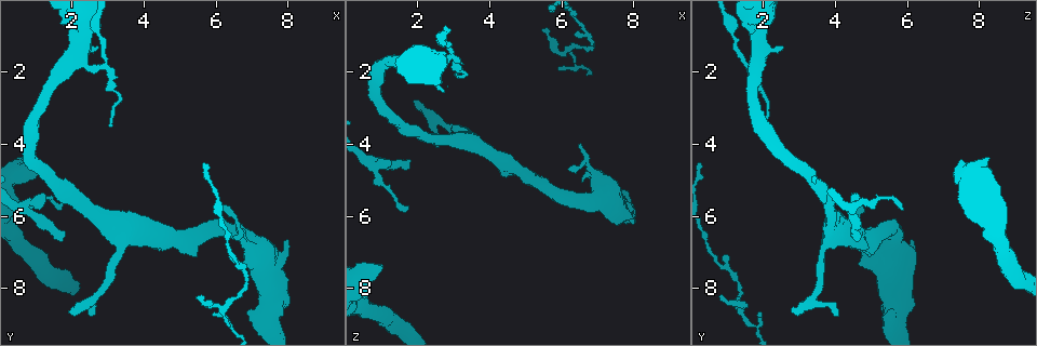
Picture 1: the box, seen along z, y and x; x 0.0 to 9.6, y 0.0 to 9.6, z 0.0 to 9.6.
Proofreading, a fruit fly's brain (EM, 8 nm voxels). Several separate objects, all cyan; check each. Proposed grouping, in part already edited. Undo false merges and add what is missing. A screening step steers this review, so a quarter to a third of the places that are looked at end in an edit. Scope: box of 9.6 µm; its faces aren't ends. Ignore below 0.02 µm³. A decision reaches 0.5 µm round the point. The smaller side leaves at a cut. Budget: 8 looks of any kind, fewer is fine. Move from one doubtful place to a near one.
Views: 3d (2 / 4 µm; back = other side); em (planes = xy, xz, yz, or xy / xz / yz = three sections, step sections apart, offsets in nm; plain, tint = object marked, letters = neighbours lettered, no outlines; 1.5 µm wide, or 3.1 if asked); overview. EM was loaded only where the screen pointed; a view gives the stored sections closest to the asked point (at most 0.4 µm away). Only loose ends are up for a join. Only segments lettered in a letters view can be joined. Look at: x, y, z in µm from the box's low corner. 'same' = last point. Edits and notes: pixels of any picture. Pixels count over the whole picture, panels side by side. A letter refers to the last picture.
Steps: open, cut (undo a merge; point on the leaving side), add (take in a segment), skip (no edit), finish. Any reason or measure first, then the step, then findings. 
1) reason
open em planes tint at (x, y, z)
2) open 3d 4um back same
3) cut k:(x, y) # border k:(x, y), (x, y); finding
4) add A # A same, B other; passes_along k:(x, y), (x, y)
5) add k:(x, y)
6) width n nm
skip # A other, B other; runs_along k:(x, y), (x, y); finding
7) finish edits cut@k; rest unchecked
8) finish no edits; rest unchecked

free end
open 3d 2um at (1.70, 6.60, 4.60)

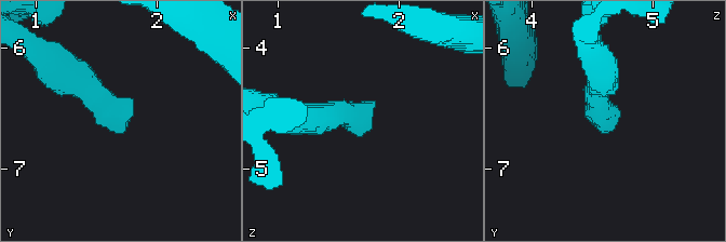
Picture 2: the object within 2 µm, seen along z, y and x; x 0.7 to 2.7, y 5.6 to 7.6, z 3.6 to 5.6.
open em xz step 4 tint at (1.74, 6.66, 4.62)

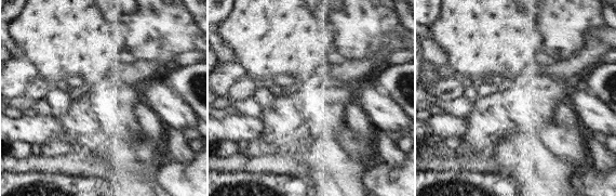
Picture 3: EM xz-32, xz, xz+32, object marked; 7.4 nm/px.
cut it another way
open em planes letters same

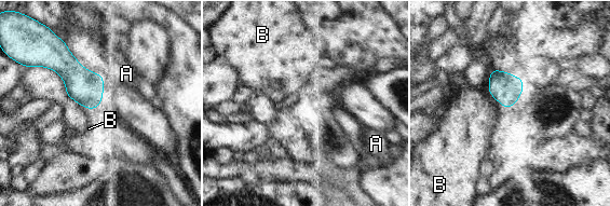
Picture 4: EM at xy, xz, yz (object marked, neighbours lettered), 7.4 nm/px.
width 220 nm; longest_contact B 200 nm
skip # A other, B other; no lettered segment goes on from it

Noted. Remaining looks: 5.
open 3d 2um at (1.95, 8.65, 2.85)

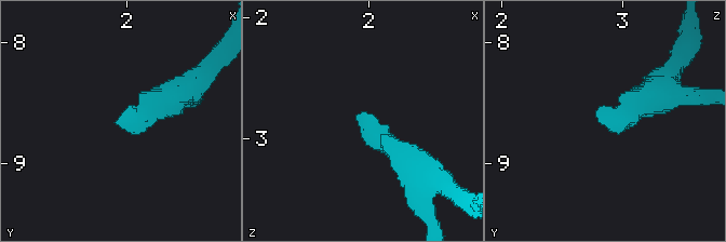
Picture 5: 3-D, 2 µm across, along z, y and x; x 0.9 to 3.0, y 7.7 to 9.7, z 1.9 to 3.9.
open em planes letters at (1.90, 8.64, 2.82)

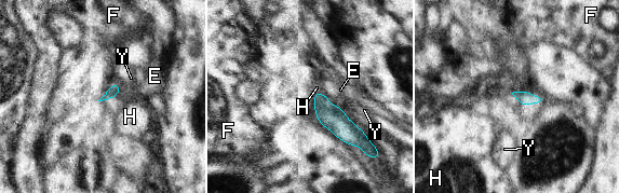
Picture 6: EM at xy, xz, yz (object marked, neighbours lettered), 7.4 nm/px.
skip # E other, F other, H other, Y other; no lettered segment goes on from it

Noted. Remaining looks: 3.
thin end
open 3d 4um back at (6.00, 8.65, 1.90)

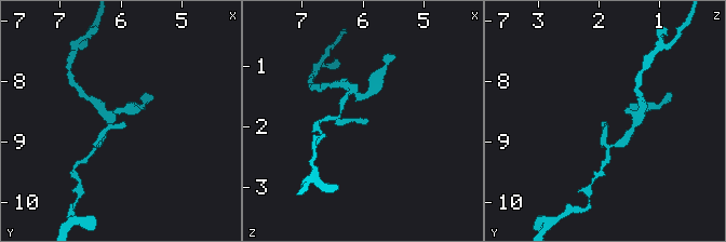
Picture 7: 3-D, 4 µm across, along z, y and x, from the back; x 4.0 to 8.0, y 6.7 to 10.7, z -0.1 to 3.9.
need the tissue
open em planes tint at (5.95, 8.65, 1.90)

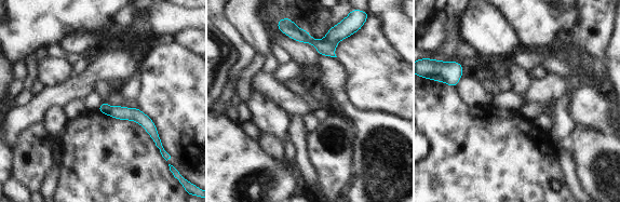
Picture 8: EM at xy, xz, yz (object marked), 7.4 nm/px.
what lies round it
open em planes letters same

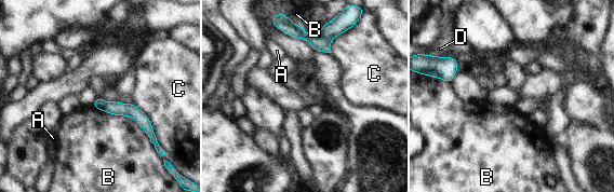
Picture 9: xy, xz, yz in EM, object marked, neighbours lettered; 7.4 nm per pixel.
skip # A other, B other, C other, D other; border 9:(91, 107), (131, 117), (155, 145); none of them fits

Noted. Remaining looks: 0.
finish no edits; rest unchecked

